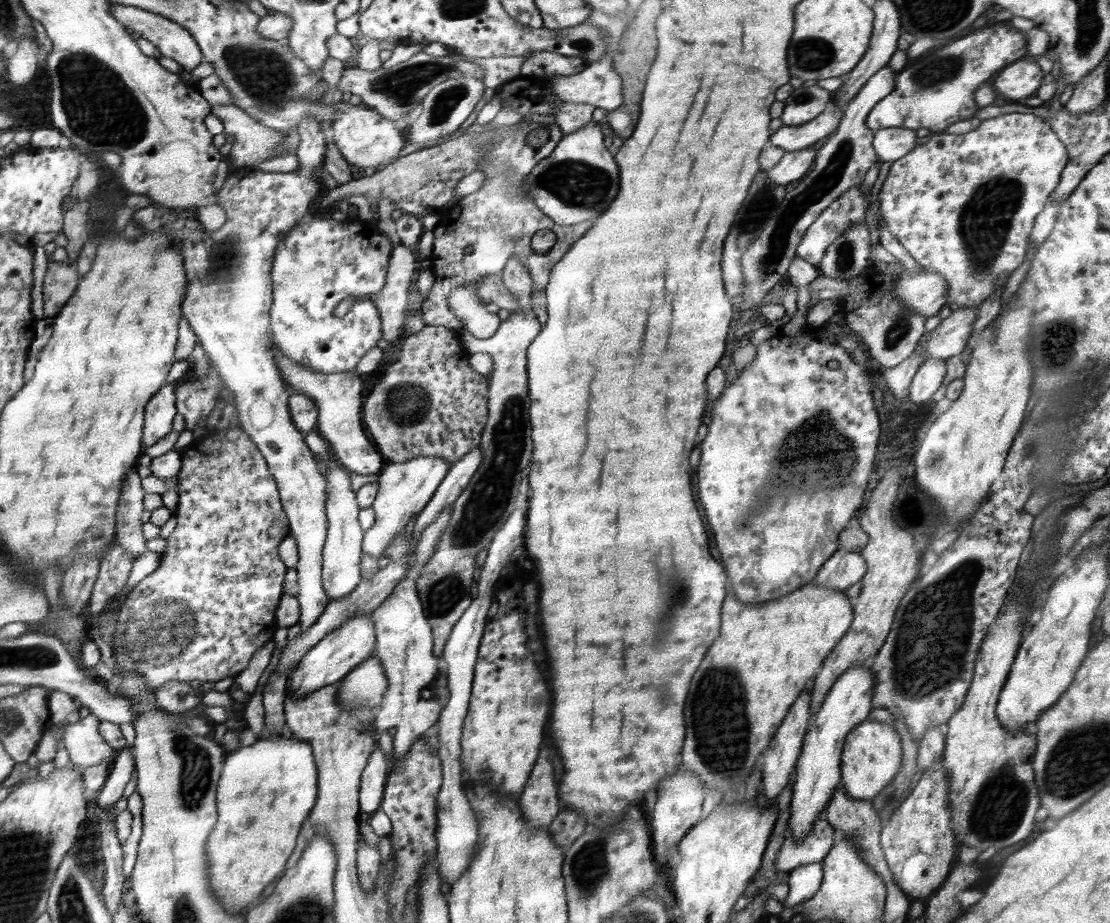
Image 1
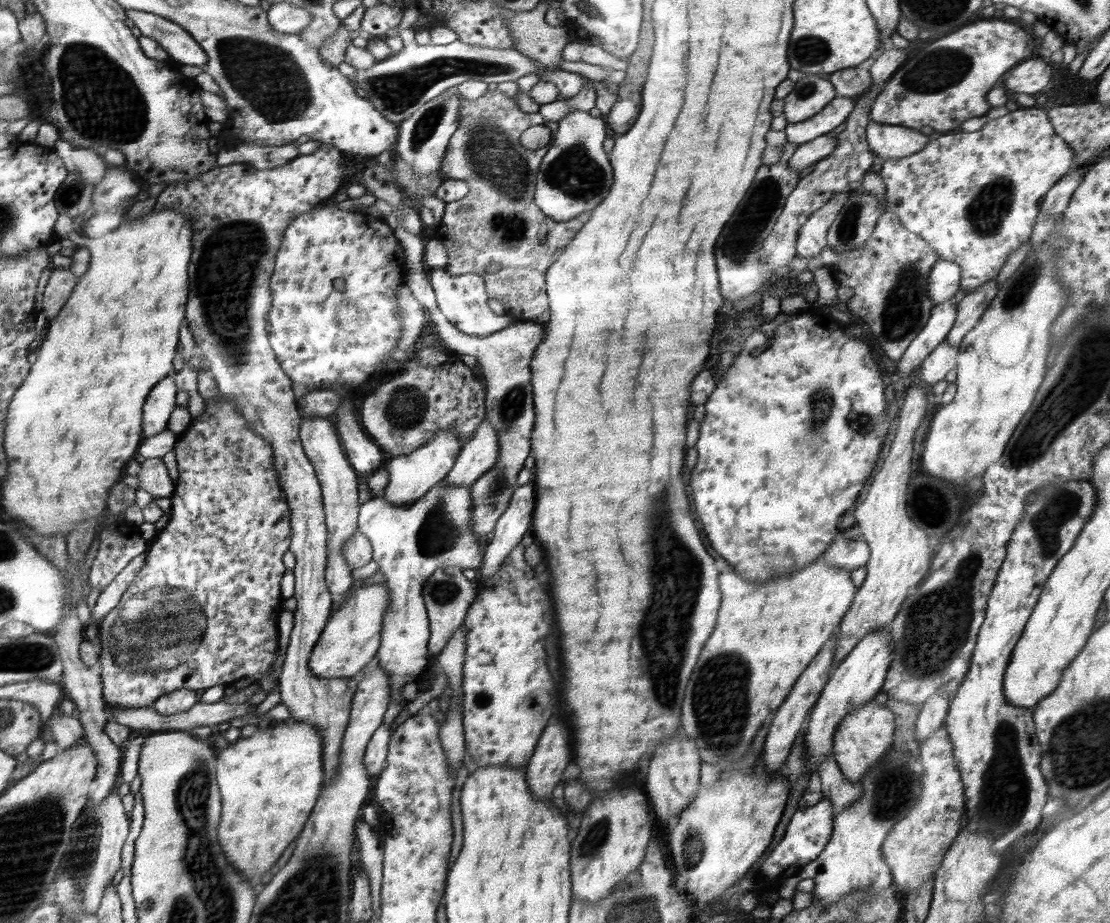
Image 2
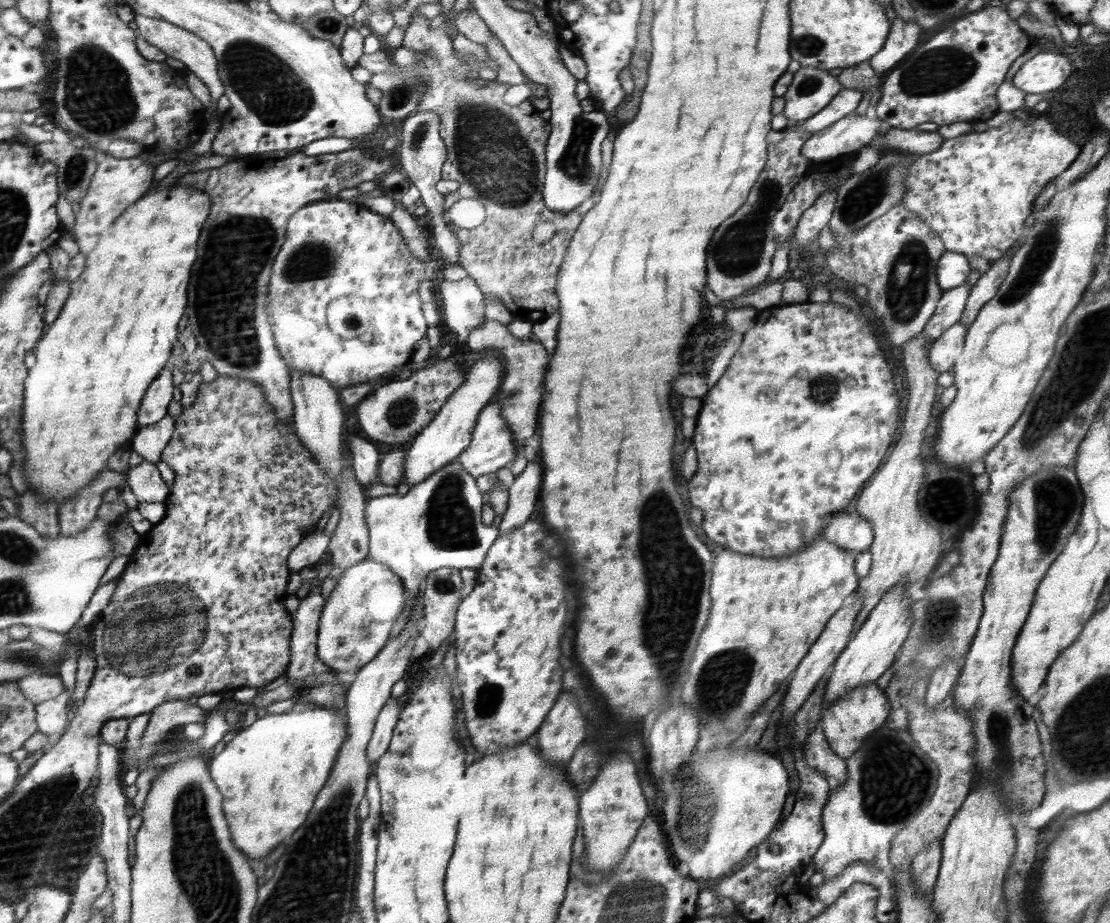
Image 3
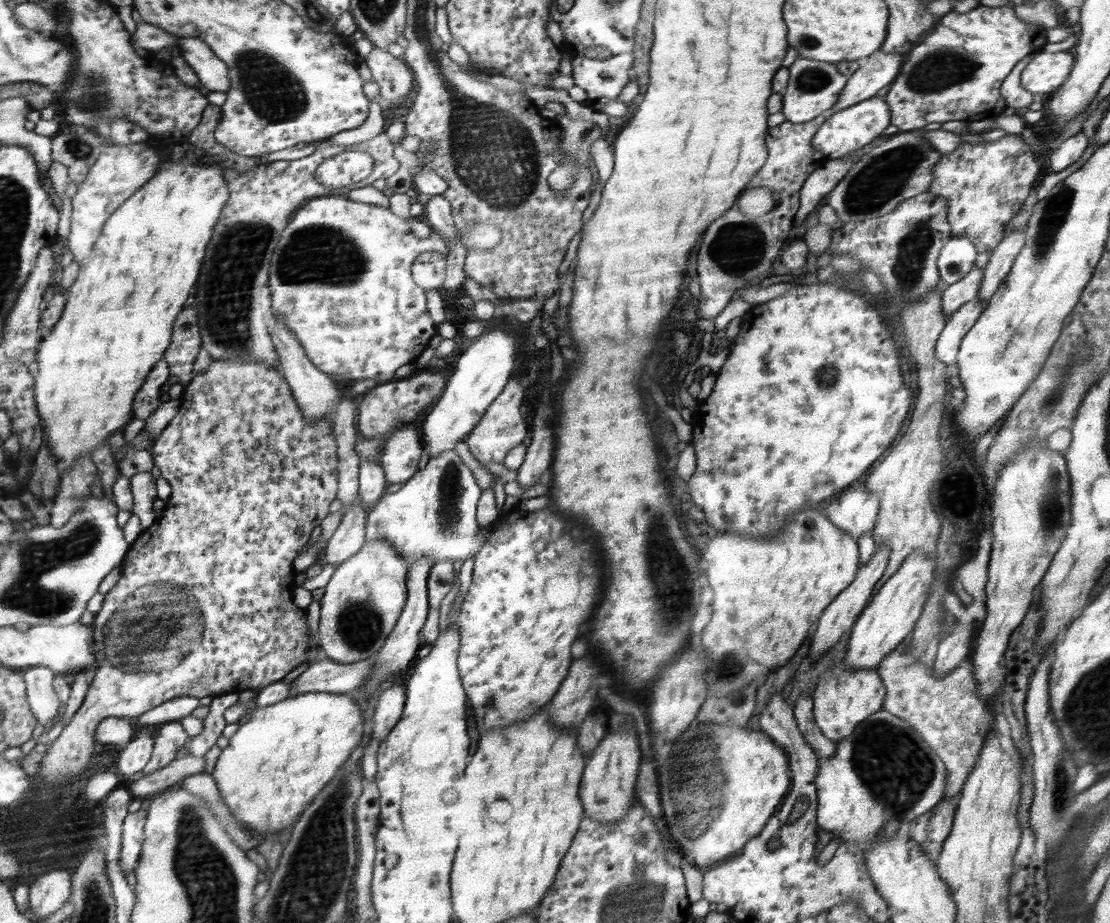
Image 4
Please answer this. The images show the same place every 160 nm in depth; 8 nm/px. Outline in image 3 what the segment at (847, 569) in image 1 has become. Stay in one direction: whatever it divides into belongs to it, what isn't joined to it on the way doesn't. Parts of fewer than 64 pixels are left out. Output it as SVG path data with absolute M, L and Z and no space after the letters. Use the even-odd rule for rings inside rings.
M854 508L835 513L823 529L823 536L840 548L856 552L869 550L873 541L871 521L862 518Z

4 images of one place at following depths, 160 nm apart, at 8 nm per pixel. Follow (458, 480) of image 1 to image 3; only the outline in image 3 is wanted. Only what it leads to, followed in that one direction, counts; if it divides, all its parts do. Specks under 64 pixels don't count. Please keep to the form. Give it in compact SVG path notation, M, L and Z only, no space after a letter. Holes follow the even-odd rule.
M492 401L482 410L481 416L477 420L471 443L465 448L464 454L457 459L464 465L466 472L469 472L472 476L479 477L494 474L499 468L508 466L517 452L516 435L514 435L508 421L503 416L501 404Z

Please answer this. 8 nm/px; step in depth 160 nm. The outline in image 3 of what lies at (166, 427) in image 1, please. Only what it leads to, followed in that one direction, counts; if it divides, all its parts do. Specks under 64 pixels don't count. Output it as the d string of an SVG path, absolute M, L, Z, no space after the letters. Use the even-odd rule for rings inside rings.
M168 369L157 376L156 382L150 383L138 412L139 424L142 426L154 424L168 414L168 404L172 402L174 387L172 371Z

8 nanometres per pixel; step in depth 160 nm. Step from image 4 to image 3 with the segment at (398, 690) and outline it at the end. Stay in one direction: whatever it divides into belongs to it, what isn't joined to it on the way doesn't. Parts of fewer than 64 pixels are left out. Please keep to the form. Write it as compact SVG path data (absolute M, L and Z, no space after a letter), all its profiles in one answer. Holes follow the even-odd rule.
M396 698L389 700L385 707L378 715L377 724L373 730L373 736L369 740L368 751L366 758L368 761L373 761L375 764L384 755L390 744L394 727L399 721L402 705L398 704Z

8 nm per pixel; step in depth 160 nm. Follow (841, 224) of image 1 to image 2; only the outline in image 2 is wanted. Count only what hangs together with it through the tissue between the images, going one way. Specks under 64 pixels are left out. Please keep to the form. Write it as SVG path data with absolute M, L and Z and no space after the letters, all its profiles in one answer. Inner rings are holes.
M838 192L826 204L826 208L820 208L810 215L805 222L806 228L801 228L797 240L797 256L802 258L816 258L827 245L828 229L833 220L840 214L841 209L848 204L850 192Z

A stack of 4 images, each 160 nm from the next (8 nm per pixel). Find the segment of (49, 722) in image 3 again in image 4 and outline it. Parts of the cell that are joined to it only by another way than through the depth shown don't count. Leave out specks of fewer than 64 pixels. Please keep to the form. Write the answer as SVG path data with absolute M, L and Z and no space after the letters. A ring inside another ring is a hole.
M38 665L22 669L25 685L28 686L29 707L33 715L38 717L44 726L55 722L61 715L58 708L63 702L54 692L53 684L56 679L54 669Z

